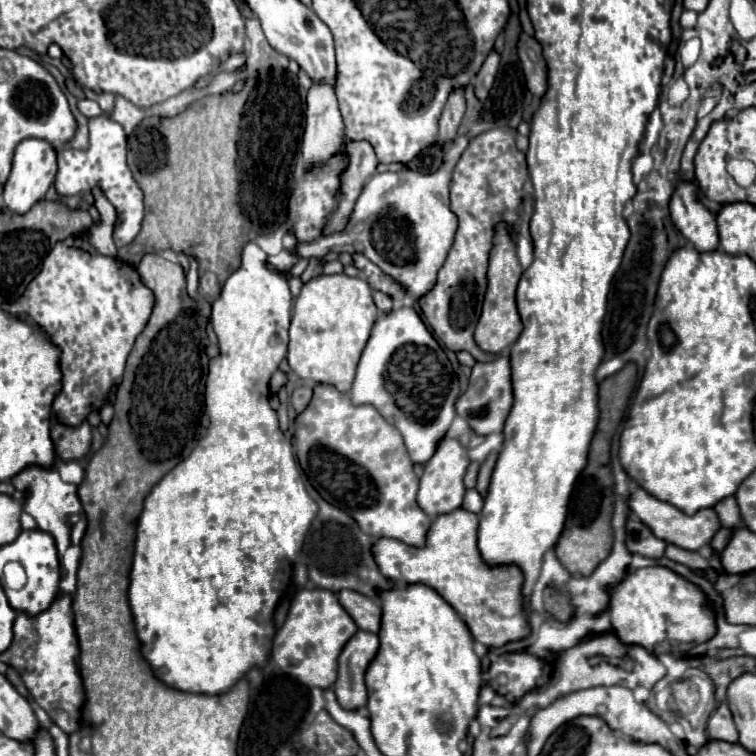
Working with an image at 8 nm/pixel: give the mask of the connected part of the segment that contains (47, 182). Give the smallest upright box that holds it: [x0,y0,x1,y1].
[4,138,56,214]

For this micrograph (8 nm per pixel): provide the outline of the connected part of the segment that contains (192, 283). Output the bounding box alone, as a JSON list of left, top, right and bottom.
[186,258,198,298]

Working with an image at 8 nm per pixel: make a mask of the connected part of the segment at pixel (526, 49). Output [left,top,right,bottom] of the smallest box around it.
[518,32,546,96]

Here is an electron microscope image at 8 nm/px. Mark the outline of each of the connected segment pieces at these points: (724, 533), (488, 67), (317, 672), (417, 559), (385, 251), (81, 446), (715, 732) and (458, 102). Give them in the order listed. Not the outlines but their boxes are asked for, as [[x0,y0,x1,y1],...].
[[710,528,732,552],[474,50,500,100],[272,588,358,690],[374,508,530,648],[268,168,458,302],[52,420,92,460],[706,702,738,742],[438,88,466,144]]

